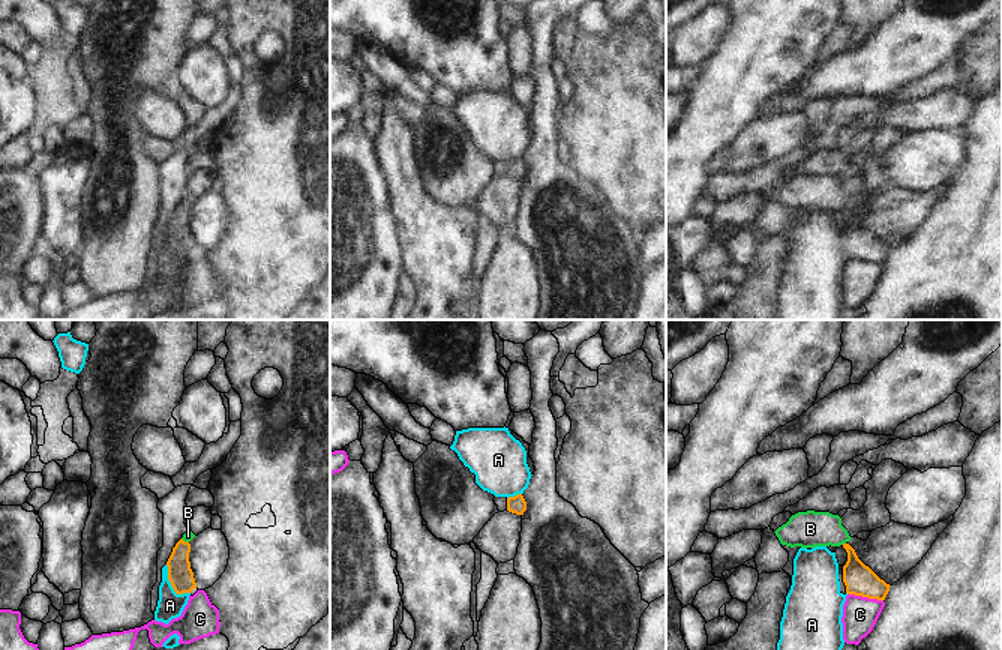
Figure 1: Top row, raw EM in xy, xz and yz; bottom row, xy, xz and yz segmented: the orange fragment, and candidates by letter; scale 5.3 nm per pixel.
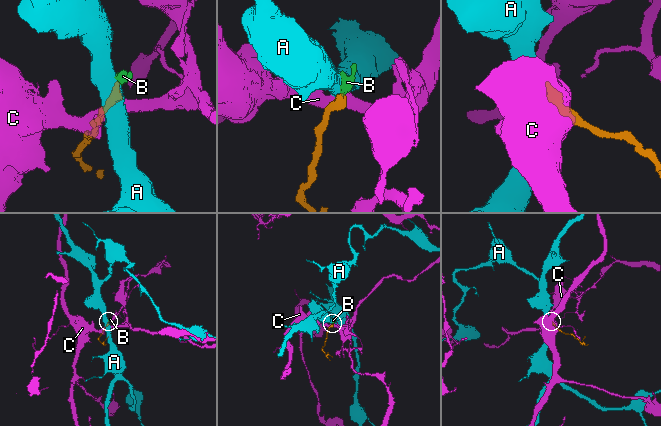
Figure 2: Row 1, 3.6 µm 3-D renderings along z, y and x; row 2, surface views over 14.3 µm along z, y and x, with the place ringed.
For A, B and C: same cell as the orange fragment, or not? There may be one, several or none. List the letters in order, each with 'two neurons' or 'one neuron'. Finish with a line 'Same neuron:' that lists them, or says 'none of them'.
A: two neurons
B: one neuron
C: two neurons
Same neuron: B

